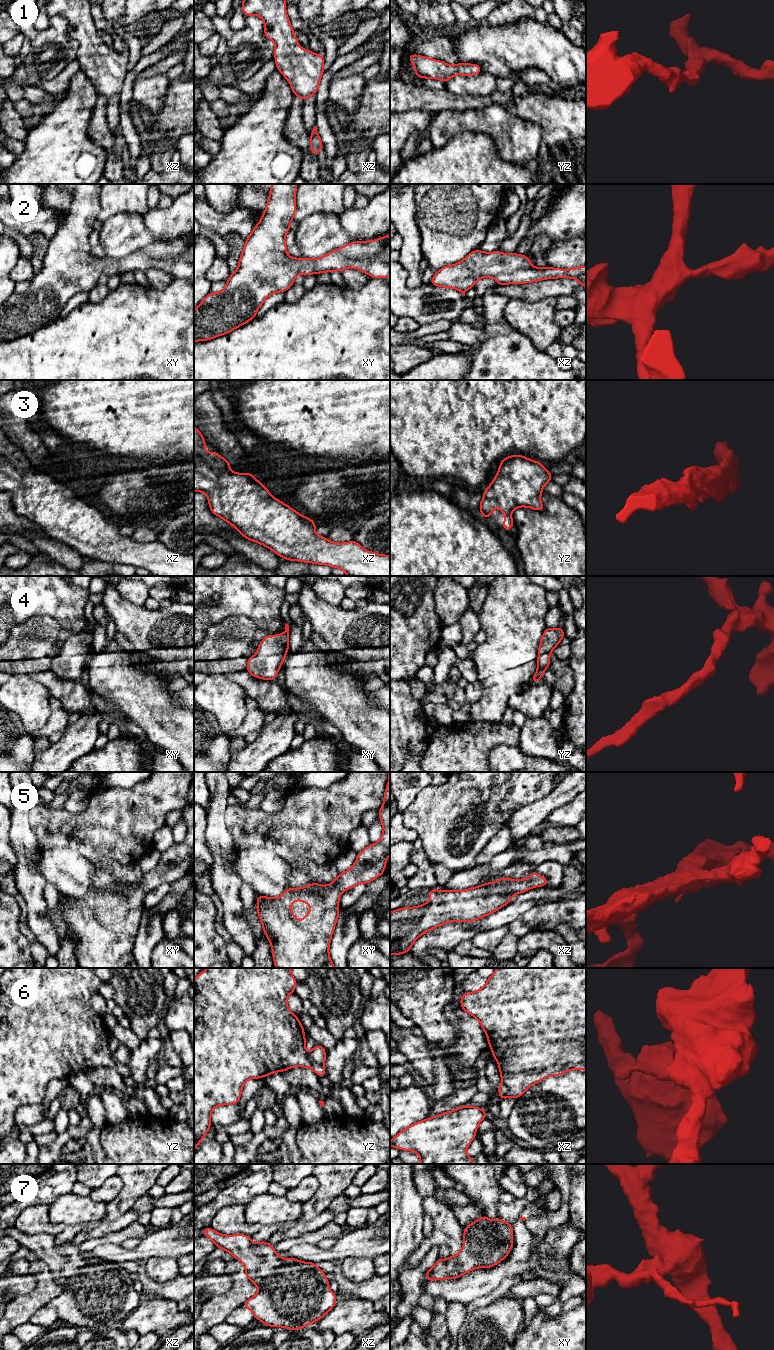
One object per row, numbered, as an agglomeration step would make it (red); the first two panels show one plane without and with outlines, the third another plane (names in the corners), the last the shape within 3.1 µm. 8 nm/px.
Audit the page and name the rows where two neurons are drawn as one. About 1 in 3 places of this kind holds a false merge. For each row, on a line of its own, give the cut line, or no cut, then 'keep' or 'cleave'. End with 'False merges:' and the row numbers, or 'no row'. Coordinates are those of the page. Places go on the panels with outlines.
1: cut none; keep
2: cut none; keep
3: cut none; keep
4: cut none; keep
5: cut none; keep
6: cut xz (502, 1082), (506, 1087), (506, 1097); cleave
7: cut none; keep
False merges: 6

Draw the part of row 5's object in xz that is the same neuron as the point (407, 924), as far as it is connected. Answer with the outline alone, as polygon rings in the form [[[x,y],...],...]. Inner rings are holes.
[[[533,871],[527,879],[500,877],[496,882],[488,882],[461,891],[432,889],[427,893],[427,897],[432,899],[430,902],[416,907],[402,907],[390,912],[390,954],[395,956],[409,952],[416,939],[428,931],[450,922],[474,922],[511,903],[512,895],[548,883],[549,879]]]

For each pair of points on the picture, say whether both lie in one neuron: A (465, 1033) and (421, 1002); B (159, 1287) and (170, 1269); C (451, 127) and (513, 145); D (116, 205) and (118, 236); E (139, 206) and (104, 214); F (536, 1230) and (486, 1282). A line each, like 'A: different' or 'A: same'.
A: same
B: different
C: same
D: different
E: same
F: different

